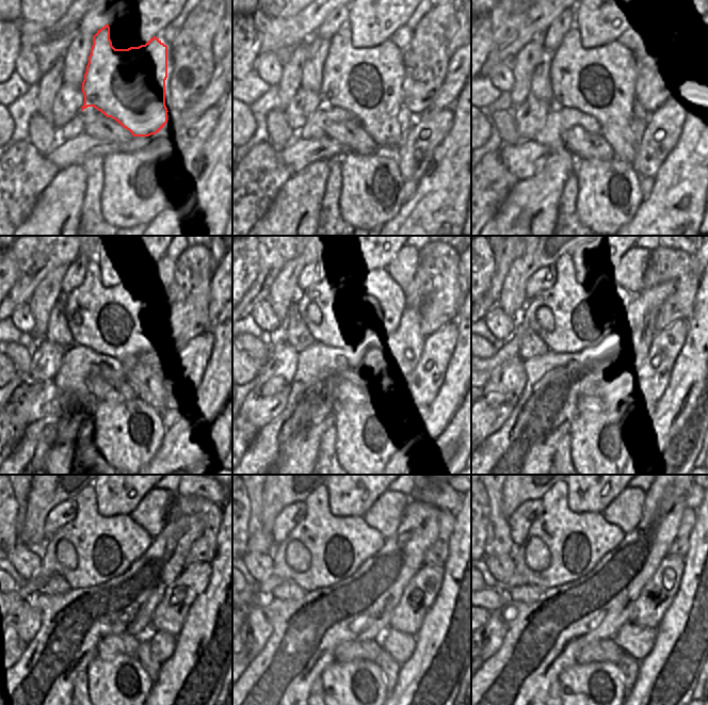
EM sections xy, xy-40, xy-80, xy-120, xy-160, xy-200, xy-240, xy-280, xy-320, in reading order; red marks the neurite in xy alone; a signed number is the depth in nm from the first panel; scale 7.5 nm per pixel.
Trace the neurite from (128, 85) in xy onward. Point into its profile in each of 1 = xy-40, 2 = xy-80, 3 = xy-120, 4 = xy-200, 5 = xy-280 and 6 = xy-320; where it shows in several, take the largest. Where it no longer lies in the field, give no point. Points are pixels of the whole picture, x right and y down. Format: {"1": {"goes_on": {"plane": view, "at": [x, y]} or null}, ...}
{"1": {"goes_on": {"plane": "xy-40", "at": [367, 82]}}, "2": {"goes_on": {"plane": "xy-80", "at": [600, 81]}}, "3": {"goes_on": {"plane": "xy-120", "at": [121, 321]}}, "4": {"goes_on": {"plane": "xy-200", "at": [580, 317]}}, "5": {"goes_on": {"plane": "xy-280", "at": [338, 545]}}, "6": {"goes_on": {"plane": "xy-320", "at": [577, 542]}}}

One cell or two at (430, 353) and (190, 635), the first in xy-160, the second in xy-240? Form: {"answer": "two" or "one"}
{"answer": "two"}

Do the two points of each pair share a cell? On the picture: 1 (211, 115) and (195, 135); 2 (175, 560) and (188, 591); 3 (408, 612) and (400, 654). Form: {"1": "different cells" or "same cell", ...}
{"1": "same cell", "2": "different cells", "3": "different cells"}

